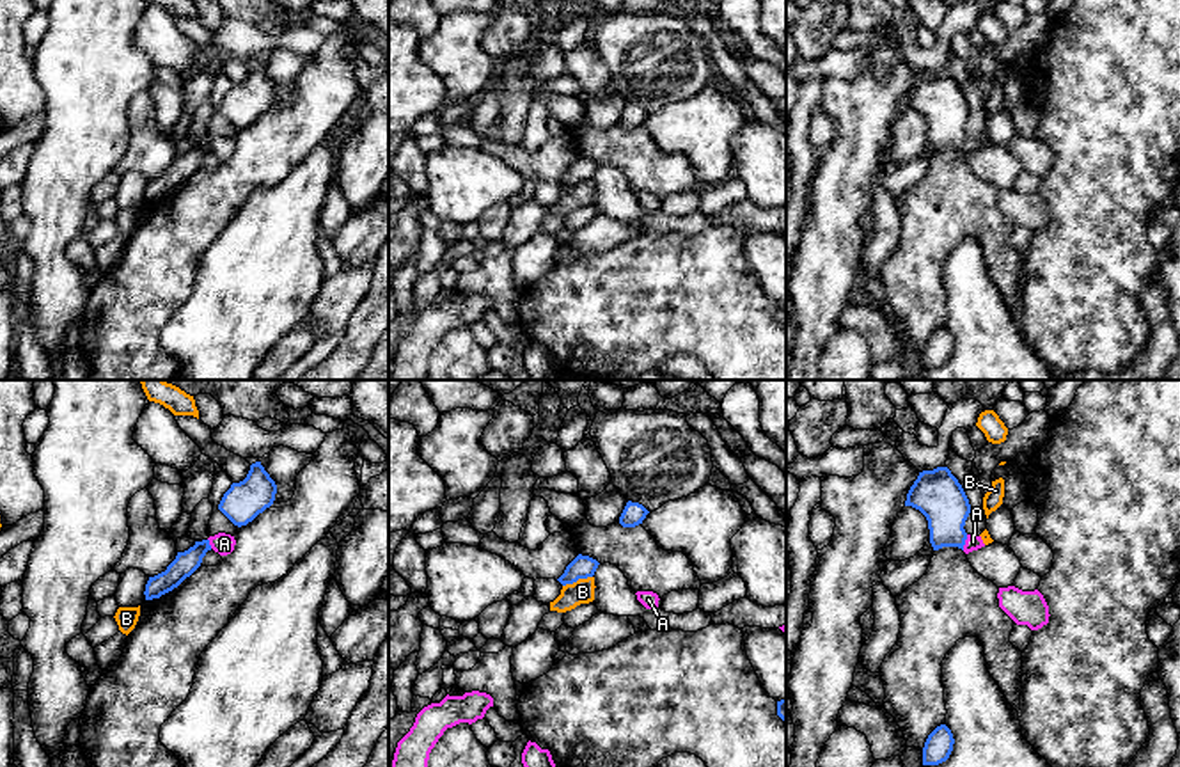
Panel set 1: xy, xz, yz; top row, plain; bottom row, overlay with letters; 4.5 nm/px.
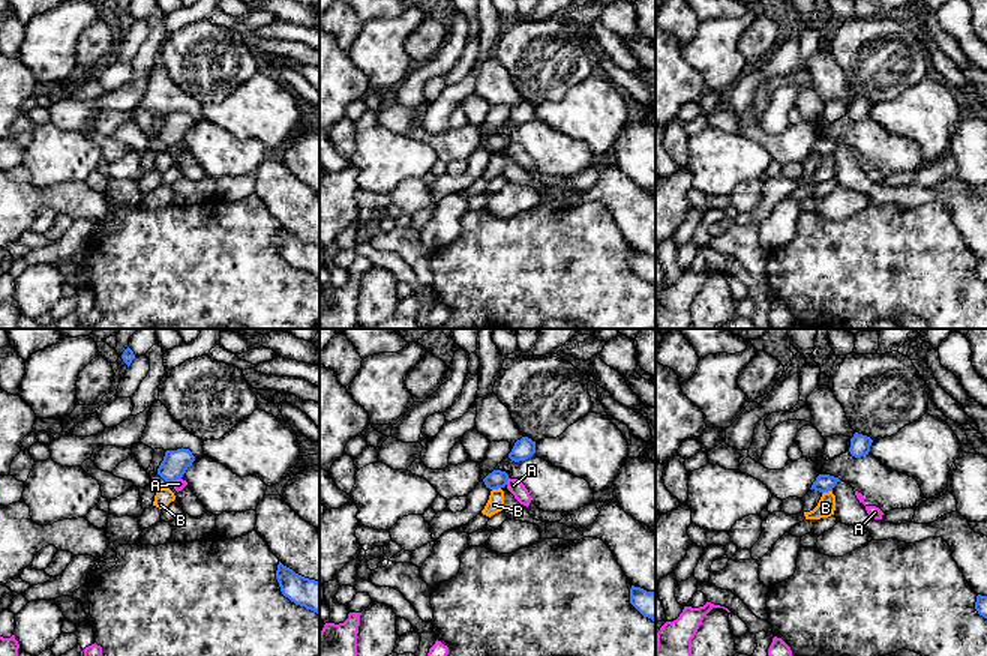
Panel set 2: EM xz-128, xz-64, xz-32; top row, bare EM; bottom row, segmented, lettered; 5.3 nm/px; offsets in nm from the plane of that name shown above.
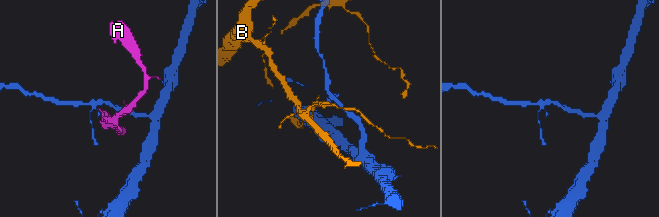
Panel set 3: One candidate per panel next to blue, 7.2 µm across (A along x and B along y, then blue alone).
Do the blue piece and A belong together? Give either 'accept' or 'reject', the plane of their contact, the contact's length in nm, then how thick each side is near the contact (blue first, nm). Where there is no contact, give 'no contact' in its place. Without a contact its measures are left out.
reject; contact in yz; length 80 nm; calibres 220 and 60 nm

